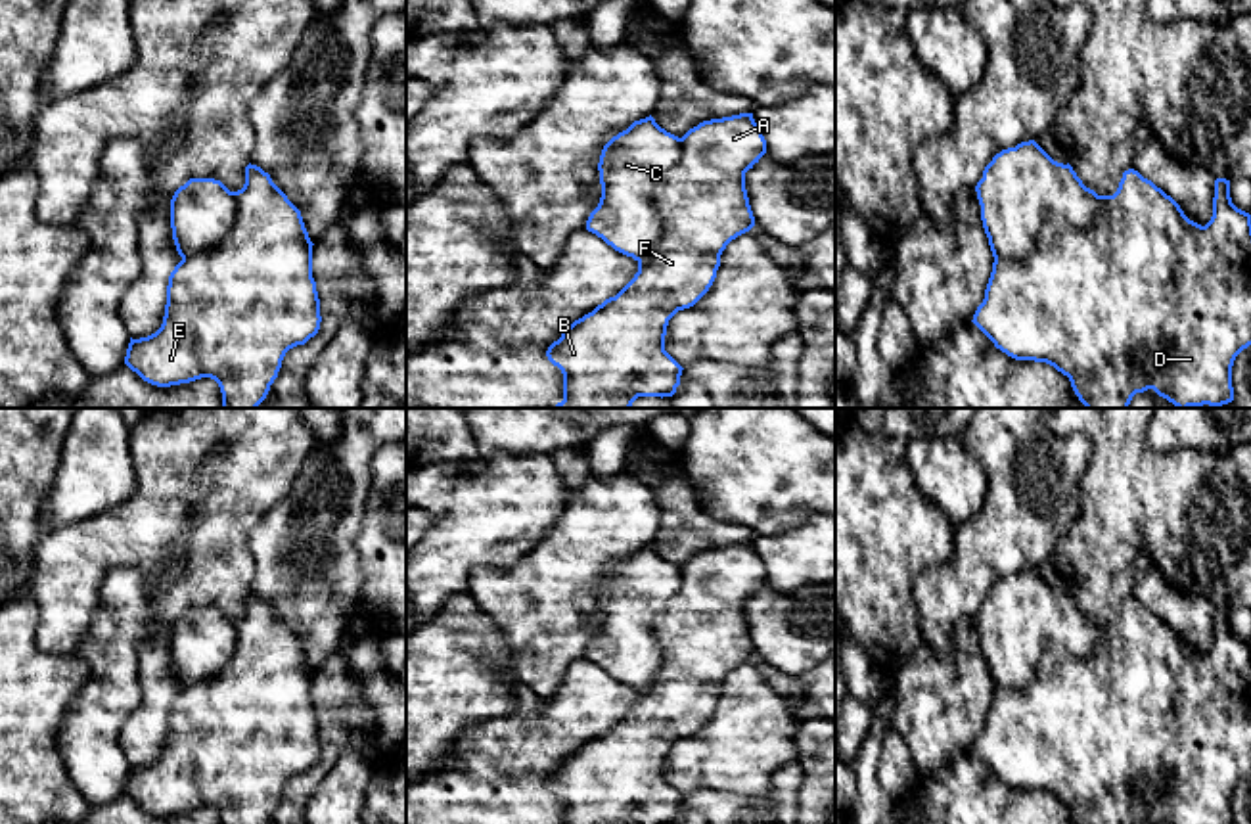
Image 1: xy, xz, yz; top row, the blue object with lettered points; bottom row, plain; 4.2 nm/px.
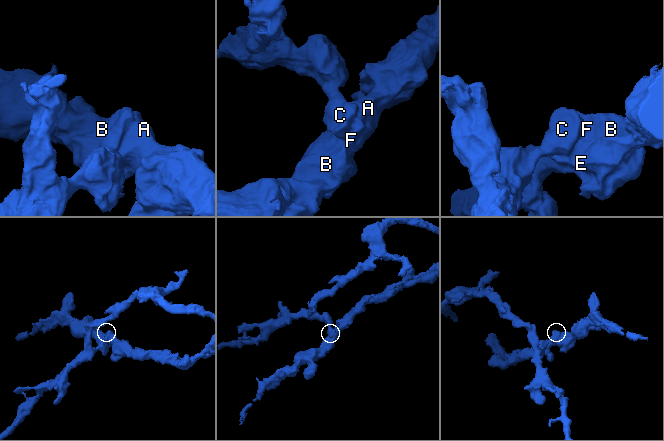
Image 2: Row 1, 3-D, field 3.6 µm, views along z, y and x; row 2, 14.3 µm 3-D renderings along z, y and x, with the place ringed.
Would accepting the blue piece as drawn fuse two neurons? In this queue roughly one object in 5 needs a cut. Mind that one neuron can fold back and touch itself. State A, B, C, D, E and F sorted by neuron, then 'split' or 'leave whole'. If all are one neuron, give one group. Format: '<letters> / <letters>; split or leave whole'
A B D E F / C; split

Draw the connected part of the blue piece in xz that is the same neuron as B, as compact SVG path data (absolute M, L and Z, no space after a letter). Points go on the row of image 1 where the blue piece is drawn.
M739 113L699 123L680 138L680 144L678 163L653 194L663 224L655 253L638 261L638 272L615 297L575 320L546 351L548 360L563 374L563 401L550 408L630 408L638 397L672 397L680 385L684 368L665 351L669 320L709 291L726 245L755 226L745 172L766 153L766 140L753 113Z

